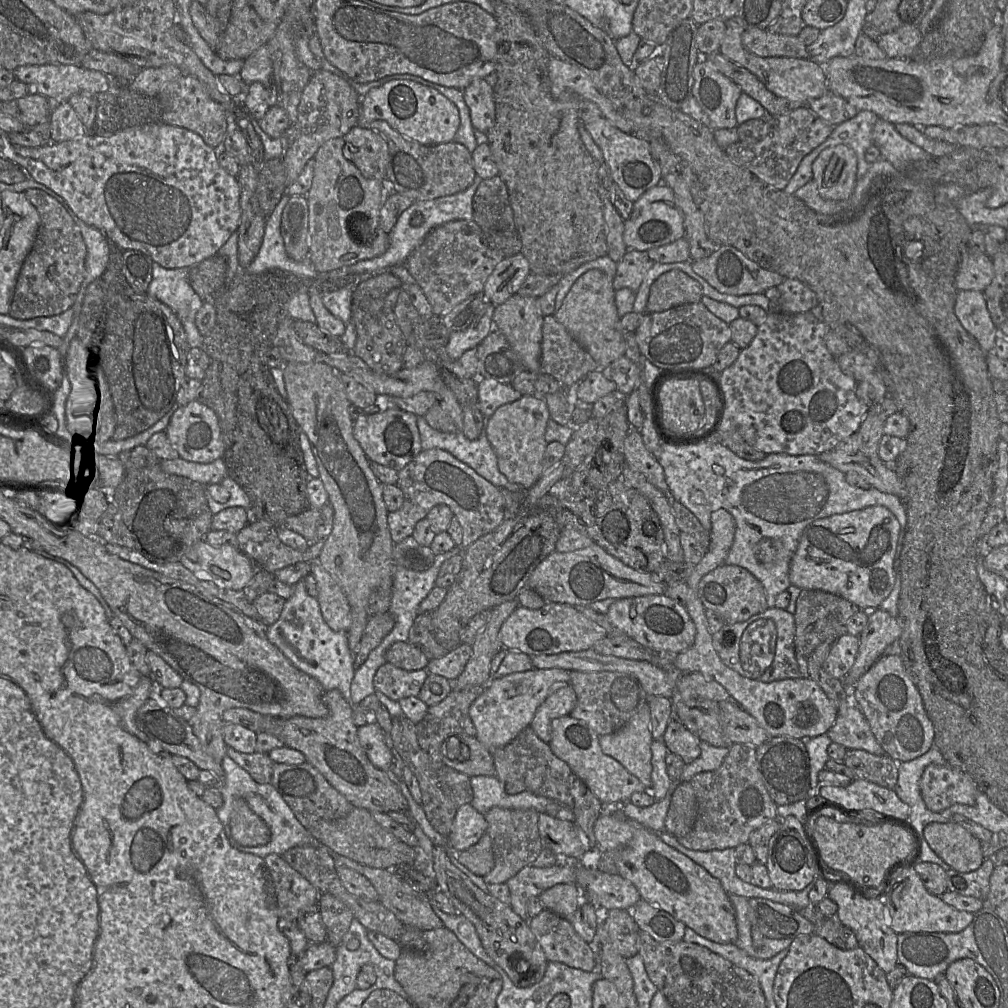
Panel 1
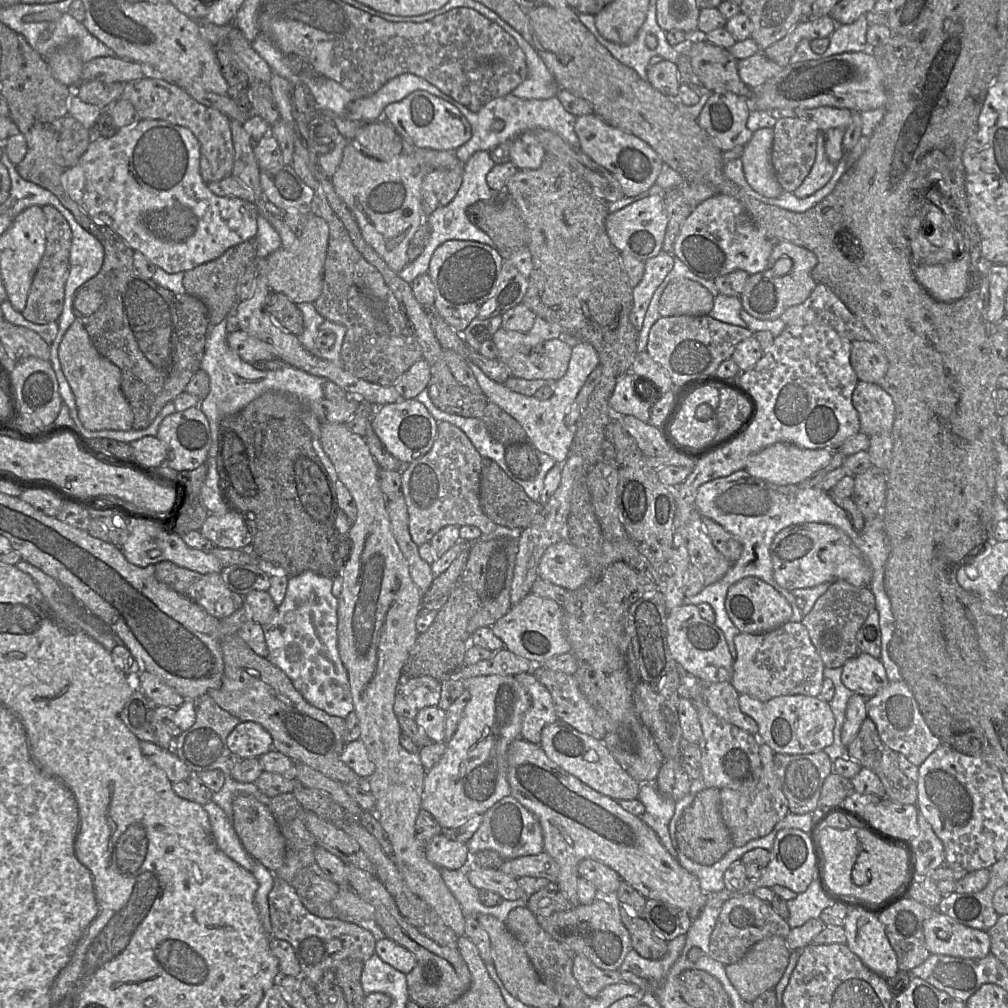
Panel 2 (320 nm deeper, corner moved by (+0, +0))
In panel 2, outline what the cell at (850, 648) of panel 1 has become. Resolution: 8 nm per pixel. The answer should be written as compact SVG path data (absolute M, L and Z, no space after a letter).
M861 652L843 665L841 681L865 698L875 696L889 682L881 660Z

